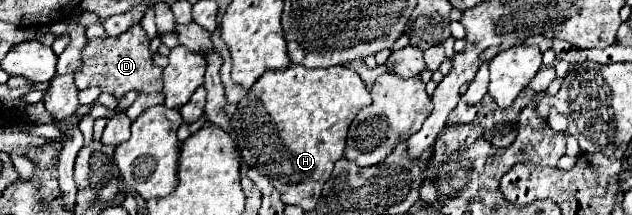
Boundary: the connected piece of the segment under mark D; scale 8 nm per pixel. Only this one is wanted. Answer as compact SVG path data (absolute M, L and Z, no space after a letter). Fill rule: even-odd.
M135 24L125 34L119 34L115 38L93 38L87 40L83 52L83 66L73 74L77 90L85 88L101 88L101 92L113 94L117 100L121 100L129 90L137 90L143 94L155 94L161 92L161 68L155 68L151 64L151 50L145 30Z

